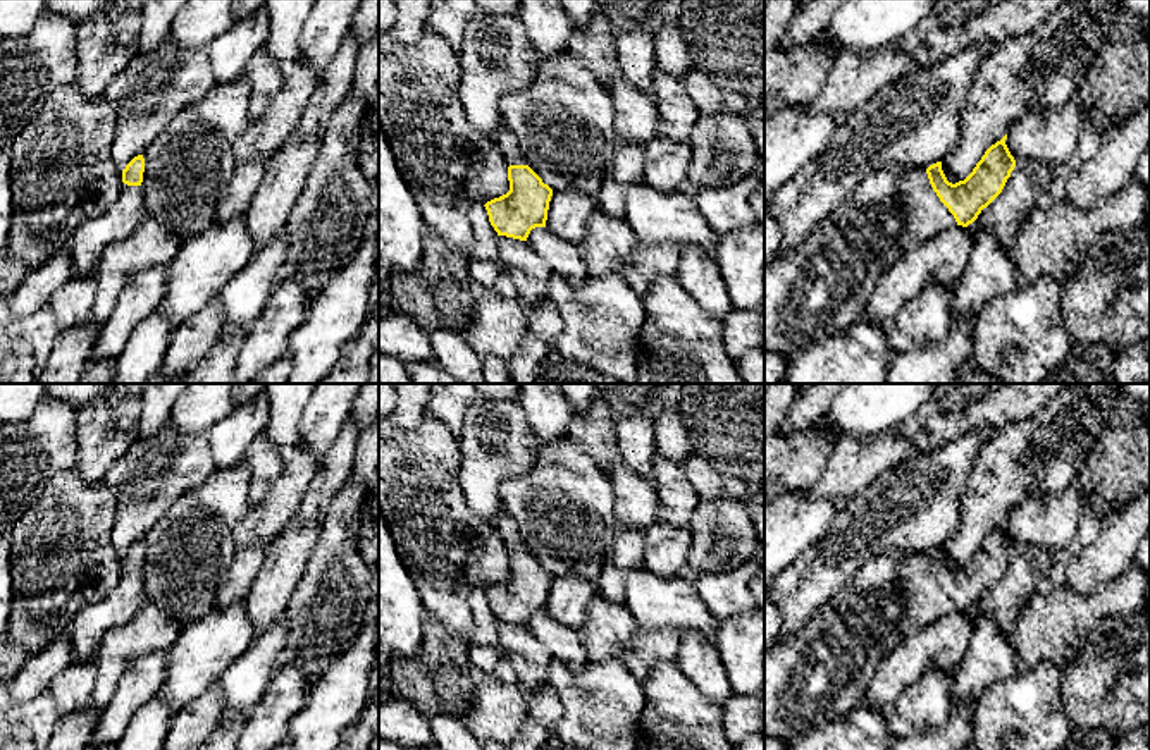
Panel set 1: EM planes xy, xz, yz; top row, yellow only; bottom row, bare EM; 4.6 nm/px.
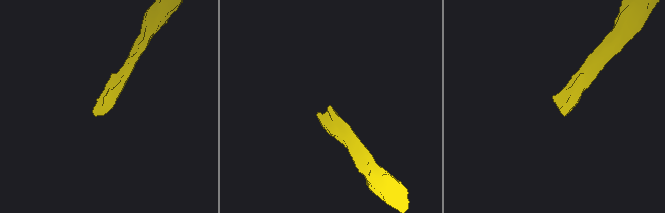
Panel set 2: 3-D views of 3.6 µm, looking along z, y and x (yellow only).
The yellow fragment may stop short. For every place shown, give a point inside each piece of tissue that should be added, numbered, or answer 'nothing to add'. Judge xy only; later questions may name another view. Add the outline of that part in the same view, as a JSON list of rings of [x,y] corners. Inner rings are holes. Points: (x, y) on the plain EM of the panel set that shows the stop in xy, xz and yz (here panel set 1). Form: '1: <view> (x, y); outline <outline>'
1: xy (98, 614); outline [[[122,568],[117,587],[103,597],[86,597],[69,633],[72,640],[72,661],[84,664],[95,659],[108,630],[126,624],[145,606],[145,585],[141,571]]]

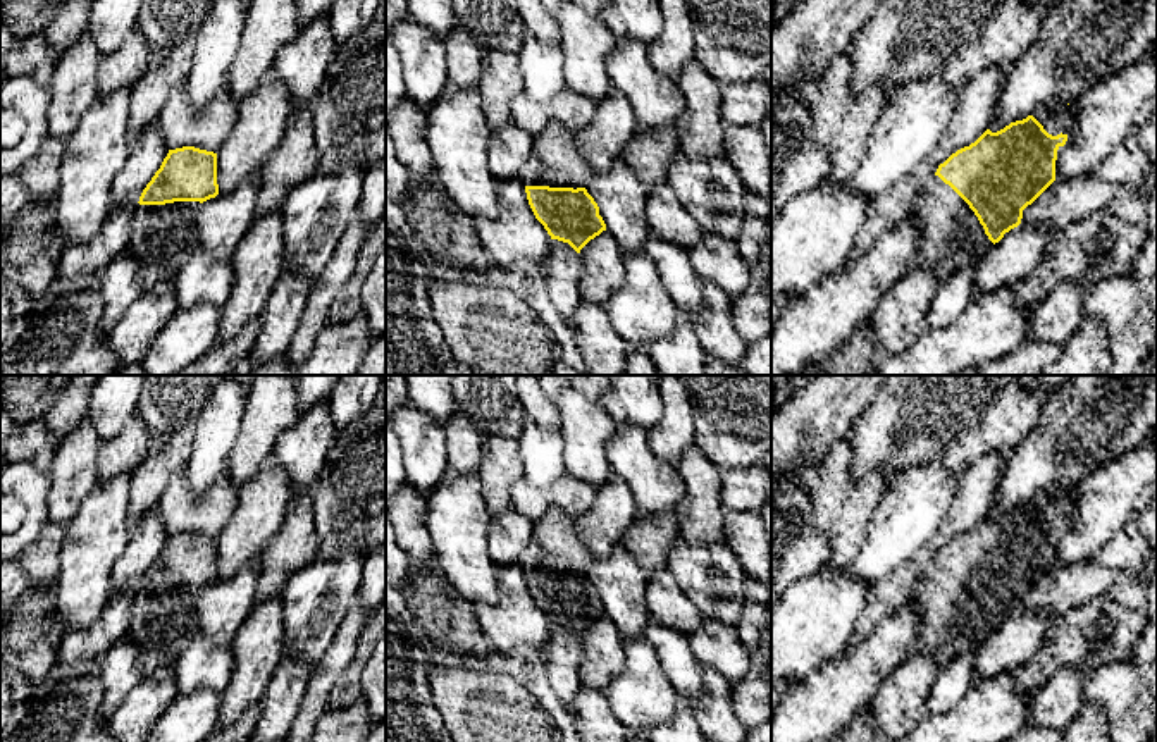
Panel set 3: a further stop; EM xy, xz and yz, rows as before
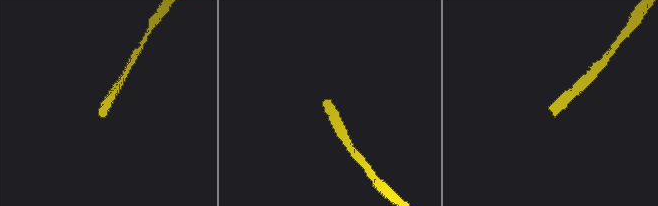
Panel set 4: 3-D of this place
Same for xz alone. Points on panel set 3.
1: xz (555, 546); outline [[[549,508],[534,525],[532,541],[517,560],[523,572],[585,573],[596,556],[582,544],[575,522],[560,508]]]

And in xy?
1: xy (162, 622); outline [[[200,587],[138,589],[124,639],[138,647],[145,675],[155,673],[160,666],[177,665],[191,637],[200,630],[200,594]]]

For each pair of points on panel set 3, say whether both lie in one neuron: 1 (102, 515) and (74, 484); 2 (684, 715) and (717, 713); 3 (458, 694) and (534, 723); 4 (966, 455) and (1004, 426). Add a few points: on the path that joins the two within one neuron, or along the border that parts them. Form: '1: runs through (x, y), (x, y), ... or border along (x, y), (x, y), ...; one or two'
1: border along (97, 482), (64, 529); two
2: border along (689, 706), (698, 723); two
3: runs through (477, 694), (482, 694), (515, 723); one
4: runs through (975, 446), (996, 431); one

